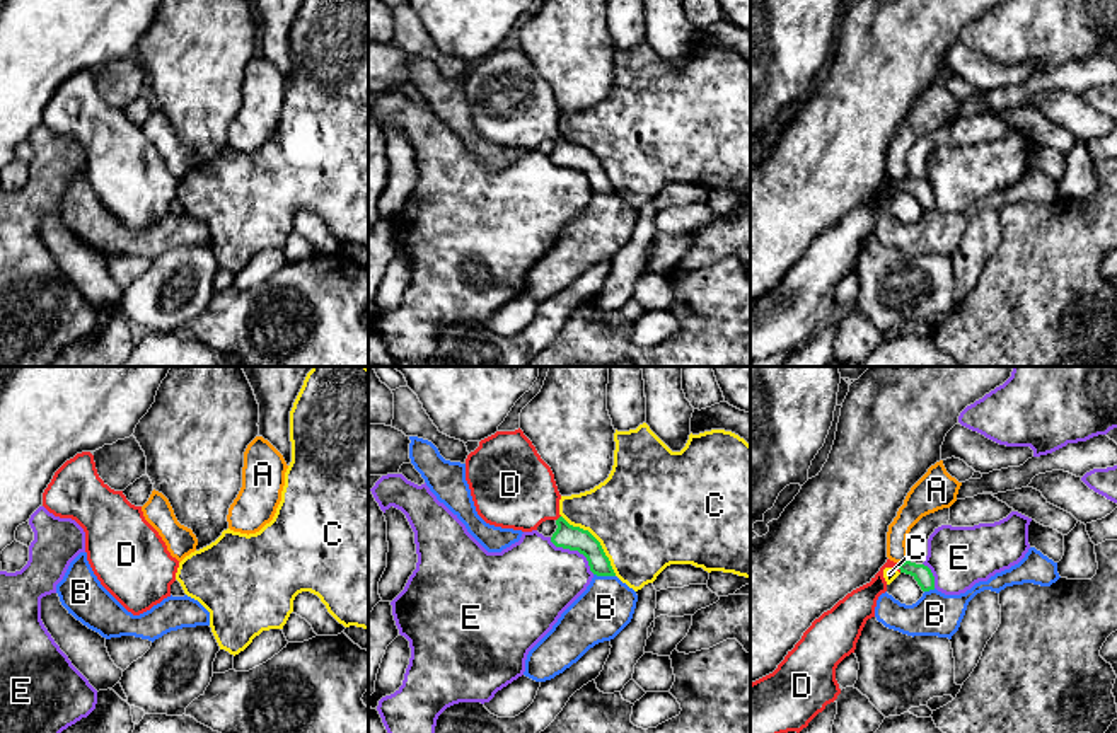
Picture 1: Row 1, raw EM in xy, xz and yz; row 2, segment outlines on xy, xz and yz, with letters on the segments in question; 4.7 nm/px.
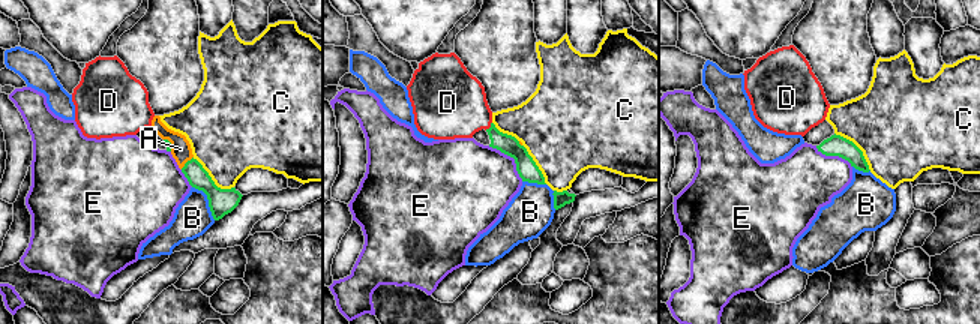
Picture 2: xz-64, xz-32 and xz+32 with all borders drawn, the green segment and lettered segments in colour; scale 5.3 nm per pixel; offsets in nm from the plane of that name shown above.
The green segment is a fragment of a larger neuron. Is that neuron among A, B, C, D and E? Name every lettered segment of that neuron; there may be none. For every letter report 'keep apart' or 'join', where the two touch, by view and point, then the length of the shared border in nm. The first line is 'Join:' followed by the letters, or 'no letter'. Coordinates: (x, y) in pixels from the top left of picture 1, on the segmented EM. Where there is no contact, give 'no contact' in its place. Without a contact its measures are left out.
Join: D
A: keep apart | yz (904, 561) | 40 nm
B: keep apart | xz (604, 575) | 110 nm
C: keep apart | xz (597, 541) | 380 nm
D: join | yz (899, 568) | 50 nm
E: keep apart | xz (575, 549) | 280 nm

